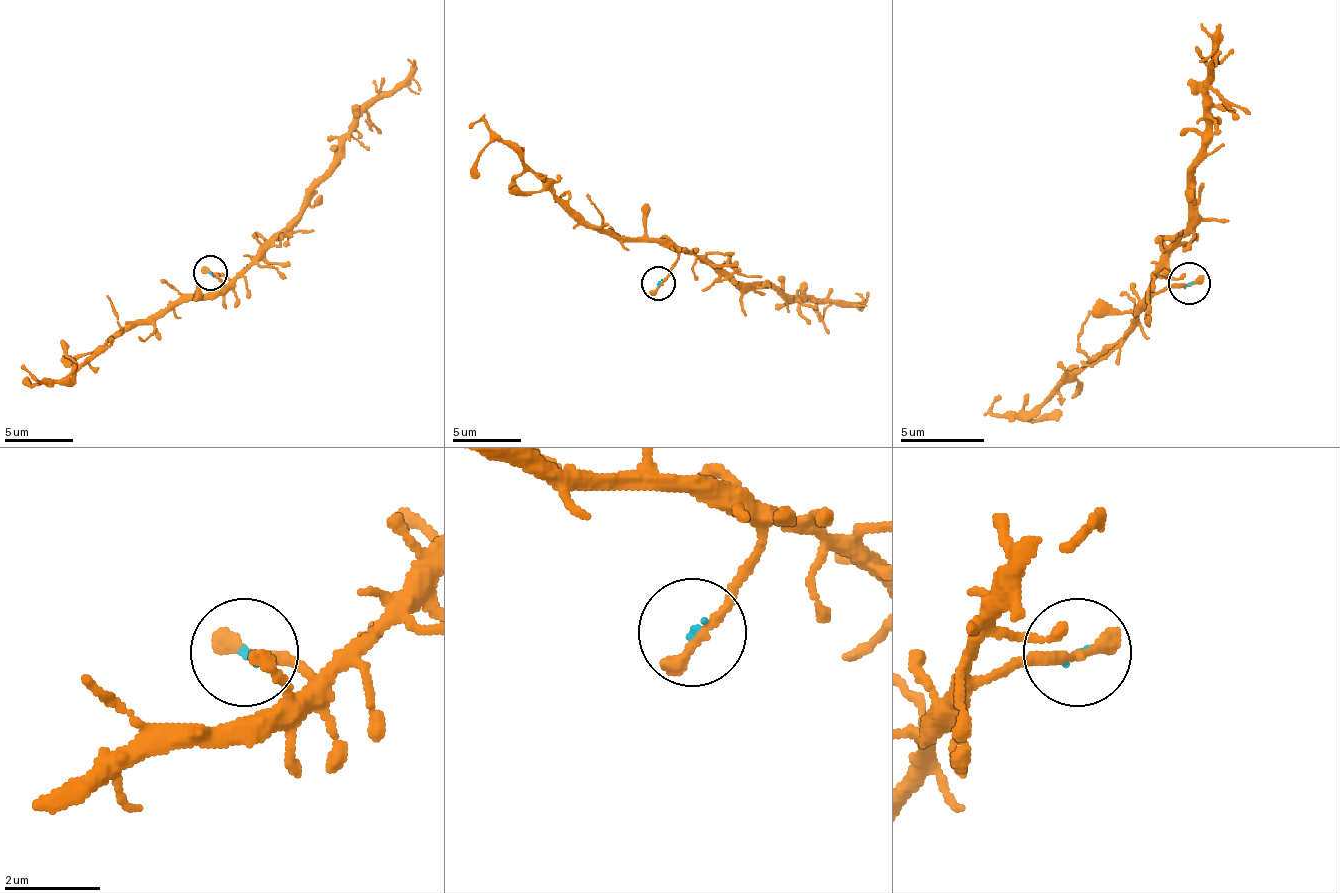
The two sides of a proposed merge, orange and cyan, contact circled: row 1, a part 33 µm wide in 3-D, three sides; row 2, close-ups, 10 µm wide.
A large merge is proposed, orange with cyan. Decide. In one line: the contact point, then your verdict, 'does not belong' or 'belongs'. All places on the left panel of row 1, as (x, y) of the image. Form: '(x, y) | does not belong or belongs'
(210, 273) | does not belong

